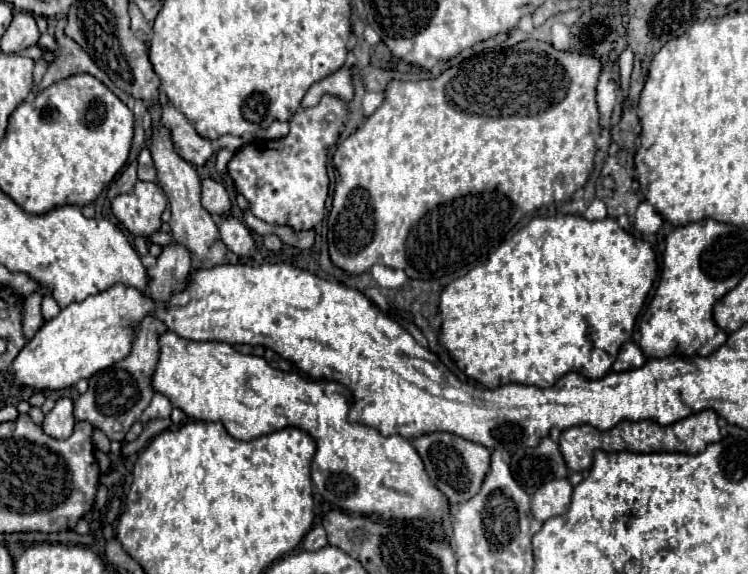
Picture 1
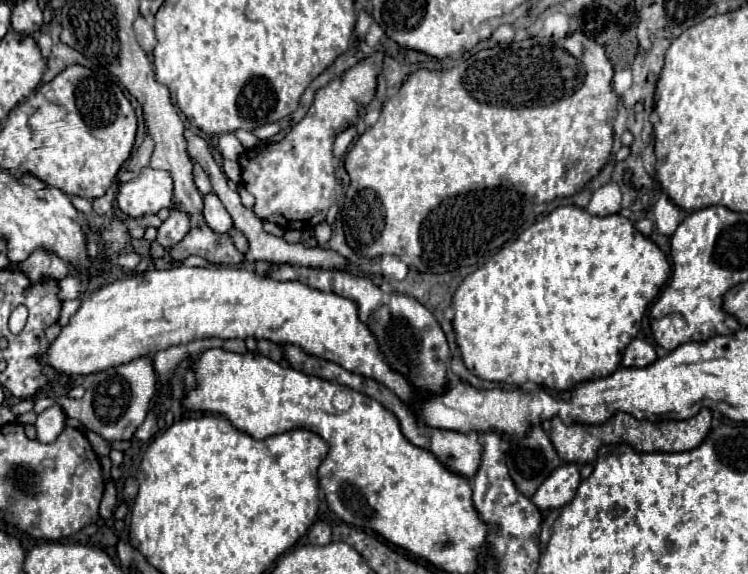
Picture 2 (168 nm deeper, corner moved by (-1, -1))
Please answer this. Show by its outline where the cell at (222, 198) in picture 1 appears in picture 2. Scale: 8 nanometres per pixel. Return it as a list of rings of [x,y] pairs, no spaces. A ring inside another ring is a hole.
[[[194,165],[194,183],[196,183],[196,187],[198,187],[198,191],[200,191],[202,195],[212,193],[210,179],[208,179],[208,175],[202,171],[202,167],[200,167],[200,165]]]

